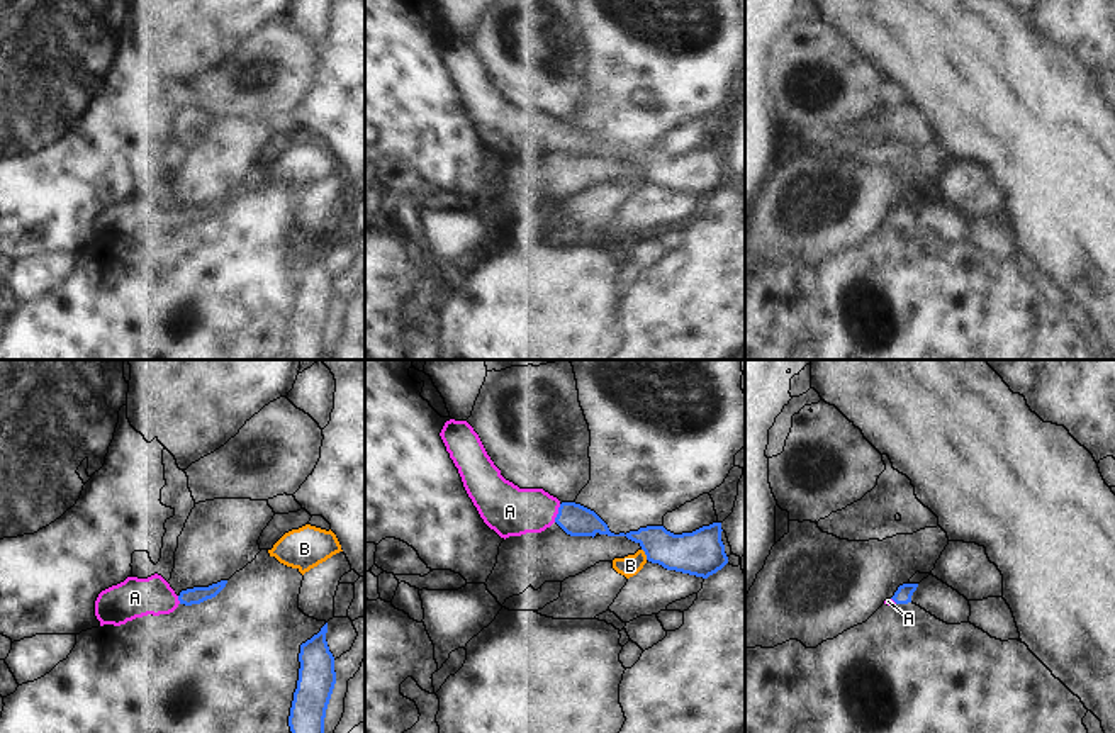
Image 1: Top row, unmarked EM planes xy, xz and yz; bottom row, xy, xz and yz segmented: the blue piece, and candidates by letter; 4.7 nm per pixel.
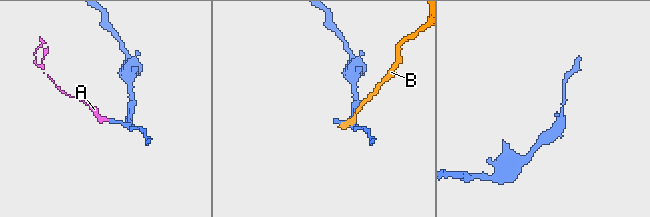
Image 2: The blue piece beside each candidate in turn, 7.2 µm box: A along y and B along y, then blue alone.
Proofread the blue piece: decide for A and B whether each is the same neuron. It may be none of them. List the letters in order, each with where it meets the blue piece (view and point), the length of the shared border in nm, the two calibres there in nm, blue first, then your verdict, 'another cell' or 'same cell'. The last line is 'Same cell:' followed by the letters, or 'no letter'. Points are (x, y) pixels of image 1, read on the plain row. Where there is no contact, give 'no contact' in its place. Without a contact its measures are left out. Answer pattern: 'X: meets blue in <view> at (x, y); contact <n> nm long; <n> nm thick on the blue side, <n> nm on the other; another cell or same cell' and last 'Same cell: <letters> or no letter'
A: meets blue in xz at (559, 133); contact 90 nm long; 150 nm thick on the blue side, 240 nm on the other; same cell
B: meets blue in xz at (645, 173); contact 60 nm long; 220 nm thick on the blue side, 100 nm on the other; another cell
Same cell: A

